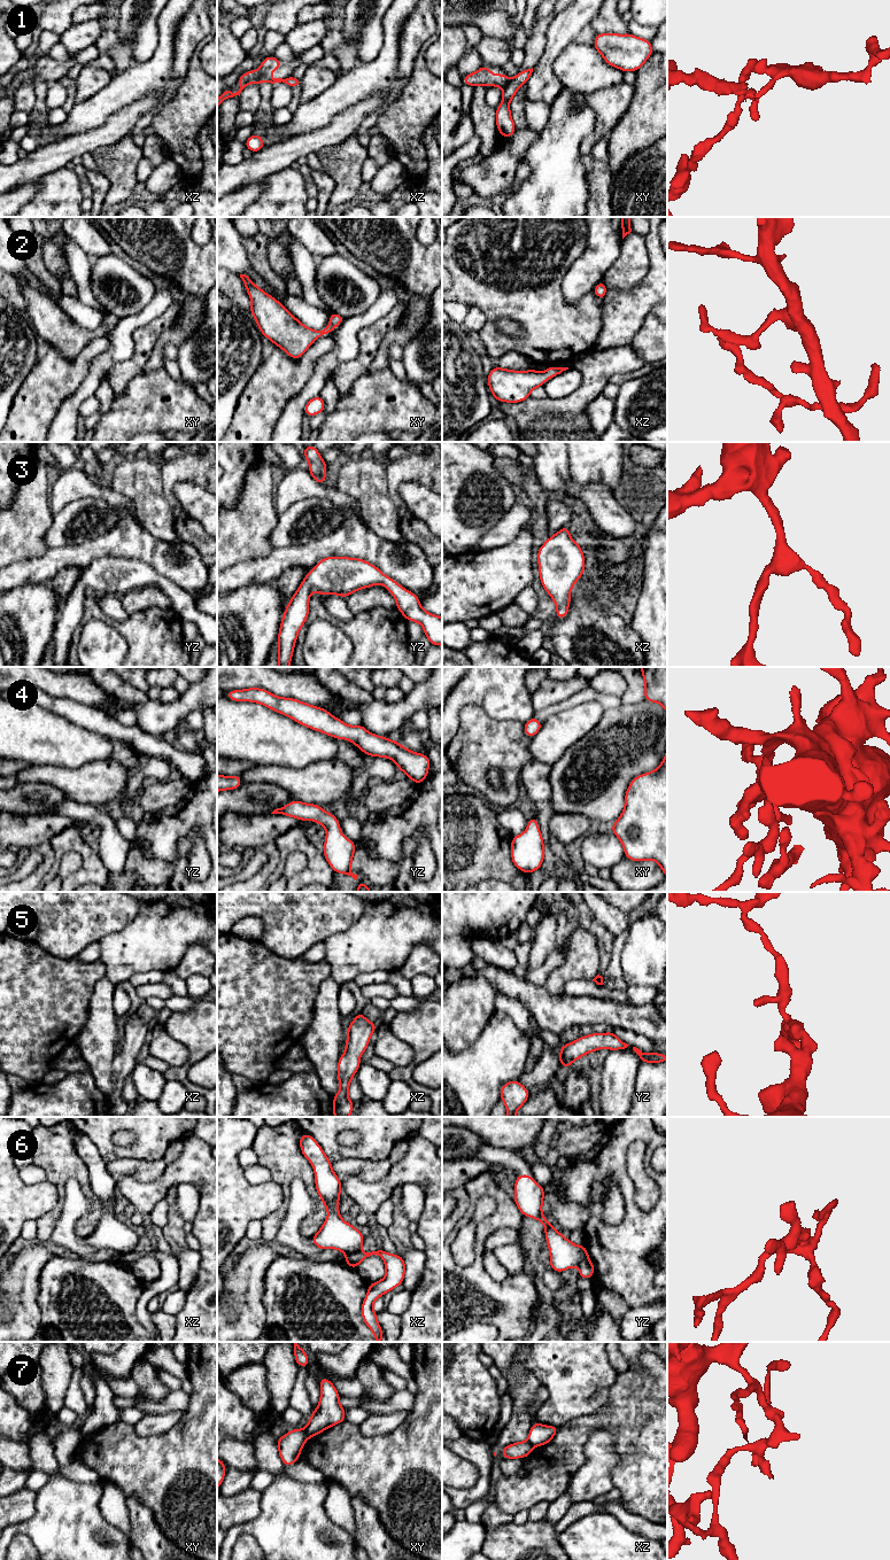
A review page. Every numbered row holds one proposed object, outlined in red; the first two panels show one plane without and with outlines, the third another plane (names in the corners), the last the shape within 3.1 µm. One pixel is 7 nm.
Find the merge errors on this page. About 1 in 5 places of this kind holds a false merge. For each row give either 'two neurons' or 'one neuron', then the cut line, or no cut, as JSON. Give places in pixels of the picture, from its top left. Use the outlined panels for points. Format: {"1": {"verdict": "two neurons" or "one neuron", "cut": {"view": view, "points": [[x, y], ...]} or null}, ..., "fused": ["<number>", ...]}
{"1": {"verdict": "two neurons", "cut": {"view": "xy", "points": [[510, 80], [503, 88]]}}, "2": {"verdict": "one neuron", "cut": null}, "3": {"verdict": "one neuron", "cut": null}, "4": {"verdict": "one neuron", "cut": null}, "5": {"verdict": "one neuron", "cut": null}, "6": {"verdict": "two neurons", "cut": {"view": "xz", "points": [[360, 1250], [347, 1256]]}}, "7": {"verdict": "two neurons", "cut": {"view": "xy", "points": [[304, 1428], [308, 1437]]}}, "fused": ["1", "6", "7"]}

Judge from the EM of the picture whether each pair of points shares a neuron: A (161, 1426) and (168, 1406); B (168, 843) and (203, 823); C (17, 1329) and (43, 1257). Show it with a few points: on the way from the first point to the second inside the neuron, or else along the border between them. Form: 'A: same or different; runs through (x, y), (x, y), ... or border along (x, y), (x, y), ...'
A: different; border along (182, 1411), (147, 1414)
B: same; runs through (176, 833), (186, 823), (194, 823)
C: same; runs through (16, 1311), (16, 1293), (24, 1275)

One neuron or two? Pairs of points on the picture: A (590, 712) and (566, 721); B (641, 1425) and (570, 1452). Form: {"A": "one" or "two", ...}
{"A": "one", "B": "one"}

